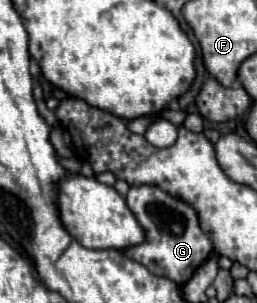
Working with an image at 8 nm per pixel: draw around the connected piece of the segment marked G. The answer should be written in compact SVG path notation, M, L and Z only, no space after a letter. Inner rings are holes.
M154 185L130 187L126 195L126 205L144 227L146 247L128 247L122 253L128 259L142 263L152 275L166 277L178 285L188 283L194 271L212 255L210 237L200 229L196 211L182 199L176 199Z

